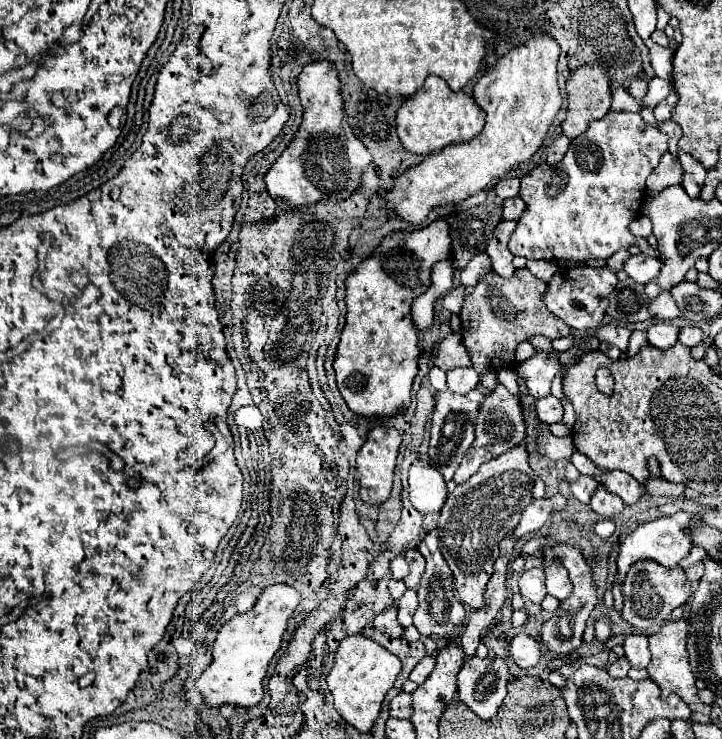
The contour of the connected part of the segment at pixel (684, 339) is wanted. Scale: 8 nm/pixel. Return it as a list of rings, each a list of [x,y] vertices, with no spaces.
[[[683,326],[679,330],[679,342],[685,344],[685,346],[689,346],[689,348],[697,346],[701,340],[703,340],[703,332],[697,326]]]

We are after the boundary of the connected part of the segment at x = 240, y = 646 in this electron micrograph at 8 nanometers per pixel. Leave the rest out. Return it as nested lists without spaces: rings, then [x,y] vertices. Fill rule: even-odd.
[[[273,584],[265,588],[249,612],[237,614],[235,618],[223,624],[213,642],[213,662],[201,676],[189,678],[185,682],[183,696],[191,700],[191,696],[201,694],[207,706],[255,706],[263,698],[265,672],[269,668],[271,658],[281,646],[287,620],[291,618],[297,604],[299,592],[289,584]]]

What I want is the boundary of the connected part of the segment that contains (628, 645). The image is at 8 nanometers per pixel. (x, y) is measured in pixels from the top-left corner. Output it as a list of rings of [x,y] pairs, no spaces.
[[[629,634],[623,642],[625,658],[631,662],[633,668],[647,668],[651,660],[651,652],[647,648],[647,636],[645,634]]]

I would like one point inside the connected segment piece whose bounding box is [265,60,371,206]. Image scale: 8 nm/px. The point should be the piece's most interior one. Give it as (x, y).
(325, 160)

